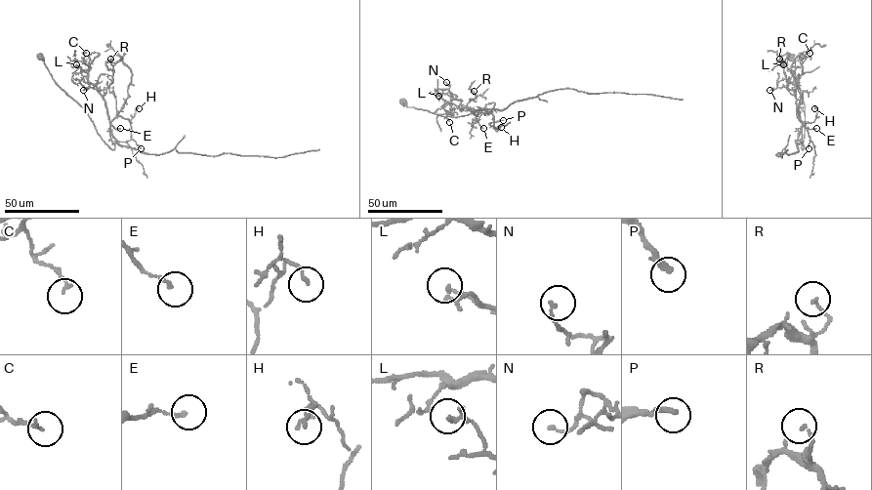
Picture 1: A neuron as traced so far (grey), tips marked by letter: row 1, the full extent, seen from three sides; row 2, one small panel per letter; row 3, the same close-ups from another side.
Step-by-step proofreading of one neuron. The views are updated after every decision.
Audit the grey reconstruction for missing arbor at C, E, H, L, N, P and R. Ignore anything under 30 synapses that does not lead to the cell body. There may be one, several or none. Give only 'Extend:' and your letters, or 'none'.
Extend: none

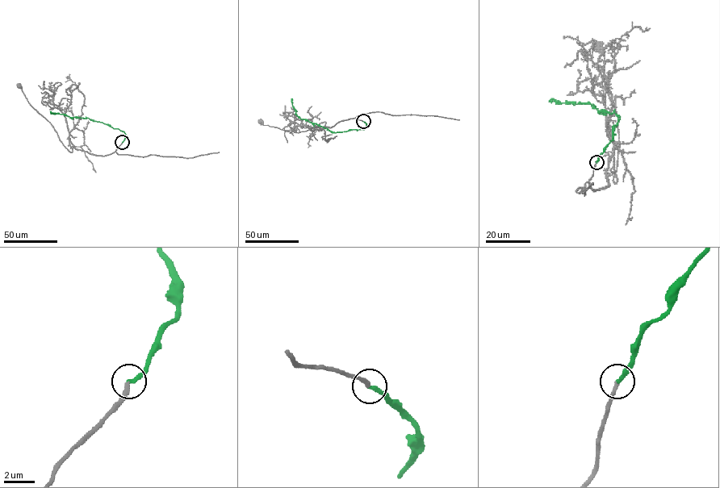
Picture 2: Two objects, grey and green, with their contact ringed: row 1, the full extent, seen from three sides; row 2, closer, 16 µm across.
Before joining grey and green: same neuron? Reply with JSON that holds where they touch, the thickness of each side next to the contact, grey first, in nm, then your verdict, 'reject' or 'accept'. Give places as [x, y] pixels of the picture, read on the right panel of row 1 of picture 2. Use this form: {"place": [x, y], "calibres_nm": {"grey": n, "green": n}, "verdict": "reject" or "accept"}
{"place": [596, 162], "calibres_nm": {"grey": 260, "green": 240}, "verdict": "accept"}

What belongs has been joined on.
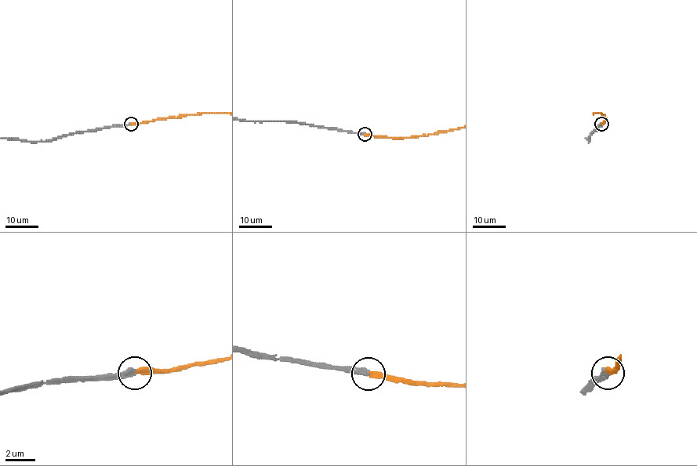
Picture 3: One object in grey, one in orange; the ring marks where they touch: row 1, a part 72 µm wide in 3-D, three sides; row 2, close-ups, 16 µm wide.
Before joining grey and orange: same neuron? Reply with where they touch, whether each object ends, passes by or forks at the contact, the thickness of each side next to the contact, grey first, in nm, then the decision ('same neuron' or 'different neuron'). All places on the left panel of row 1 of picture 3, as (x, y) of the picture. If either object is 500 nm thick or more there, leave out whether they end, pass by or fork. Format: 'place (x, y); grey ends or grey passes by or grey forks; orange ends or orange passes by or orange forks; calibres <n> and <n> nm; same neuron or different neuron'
place (131, 124); grey ends; orange ends; calibres 360 and 280 nm; same neuron

